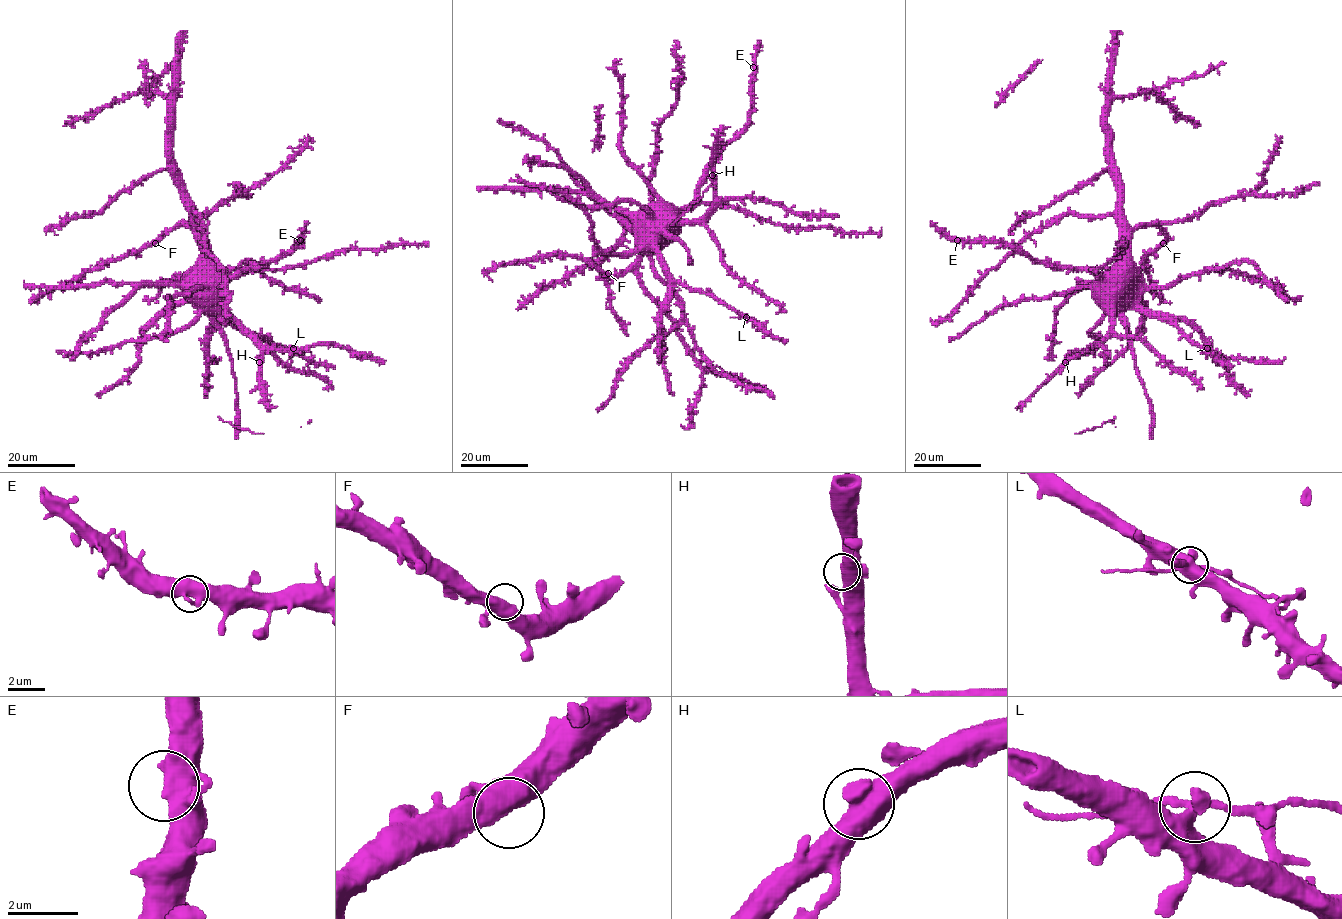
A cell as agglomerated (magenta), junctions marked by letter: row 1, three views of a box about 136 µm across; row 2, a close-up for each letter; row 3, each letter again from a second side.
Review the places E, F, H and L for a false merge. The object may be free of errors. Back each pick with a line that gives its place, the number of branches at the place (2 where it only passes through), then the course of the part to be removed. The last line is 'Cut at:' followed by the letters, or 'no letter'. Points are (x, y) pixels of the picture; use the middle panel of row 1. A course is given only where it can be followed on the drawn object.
L: at (746, 317); 3 branches meet; foreign part runs (746, 317), (763, 325)
Cut at: L

